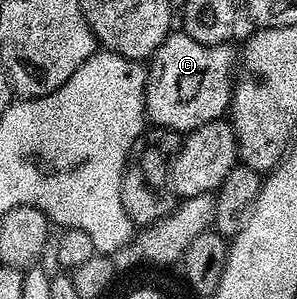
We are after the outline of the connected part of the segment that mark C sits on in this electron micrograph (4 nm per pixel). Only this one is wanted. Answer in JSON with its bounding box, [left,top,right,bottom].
[146,31,236,135]

